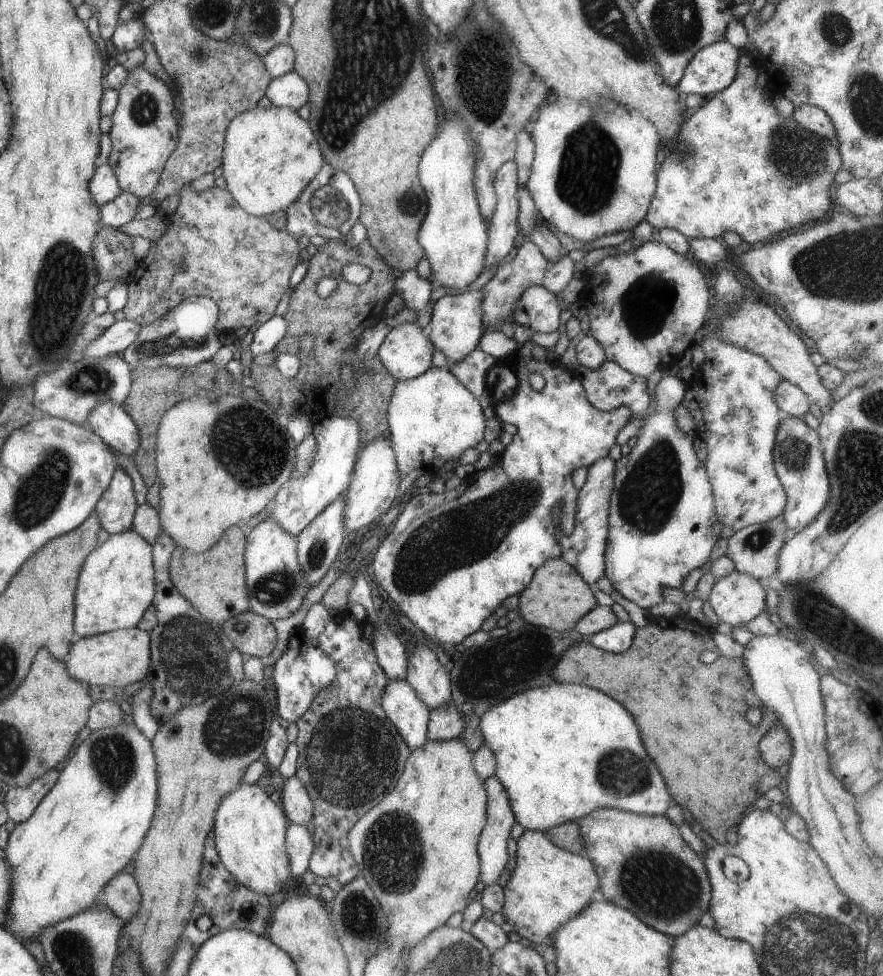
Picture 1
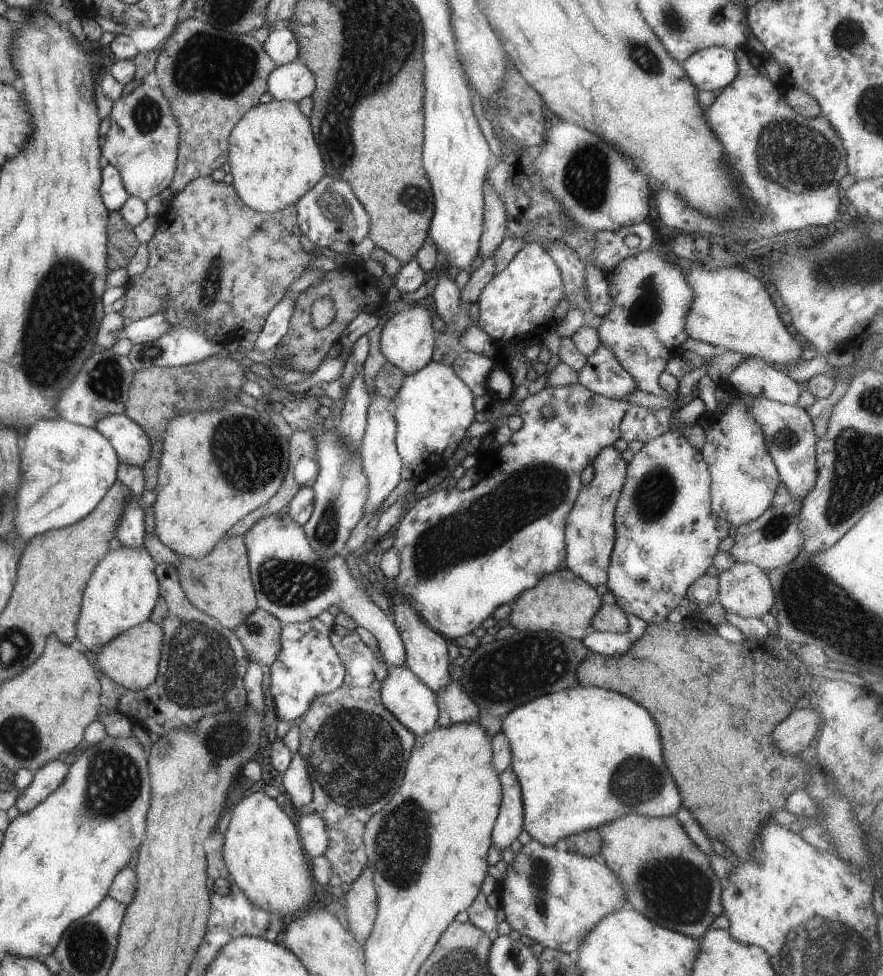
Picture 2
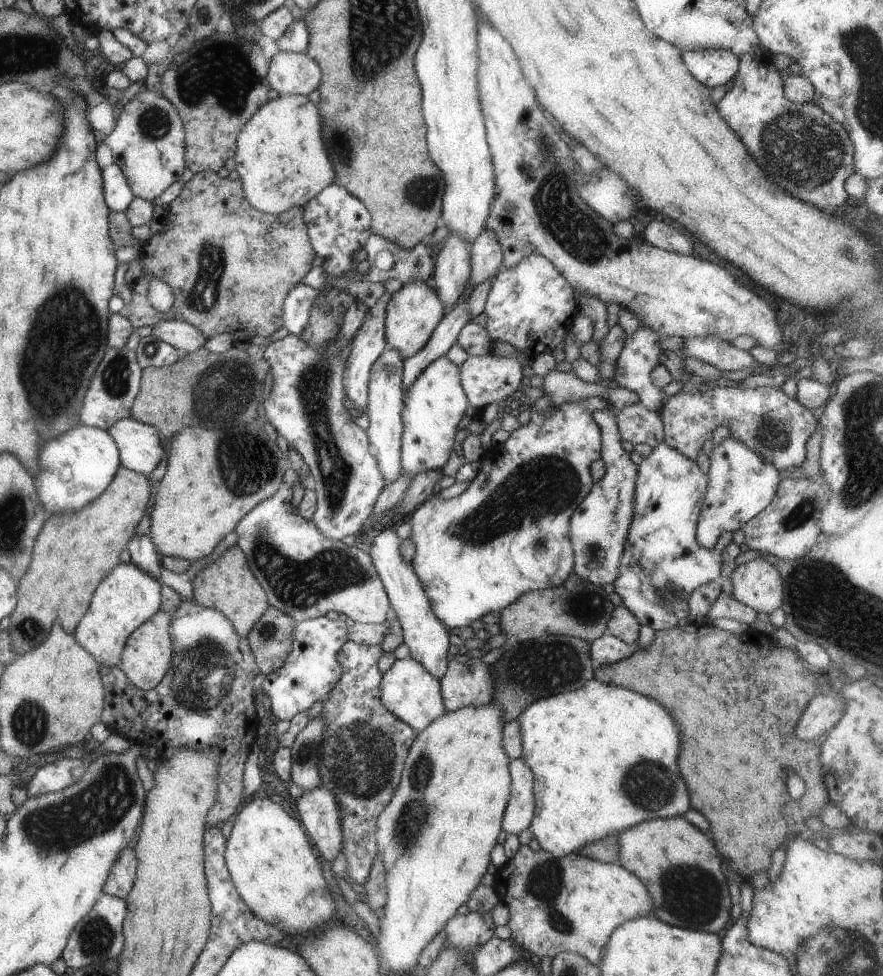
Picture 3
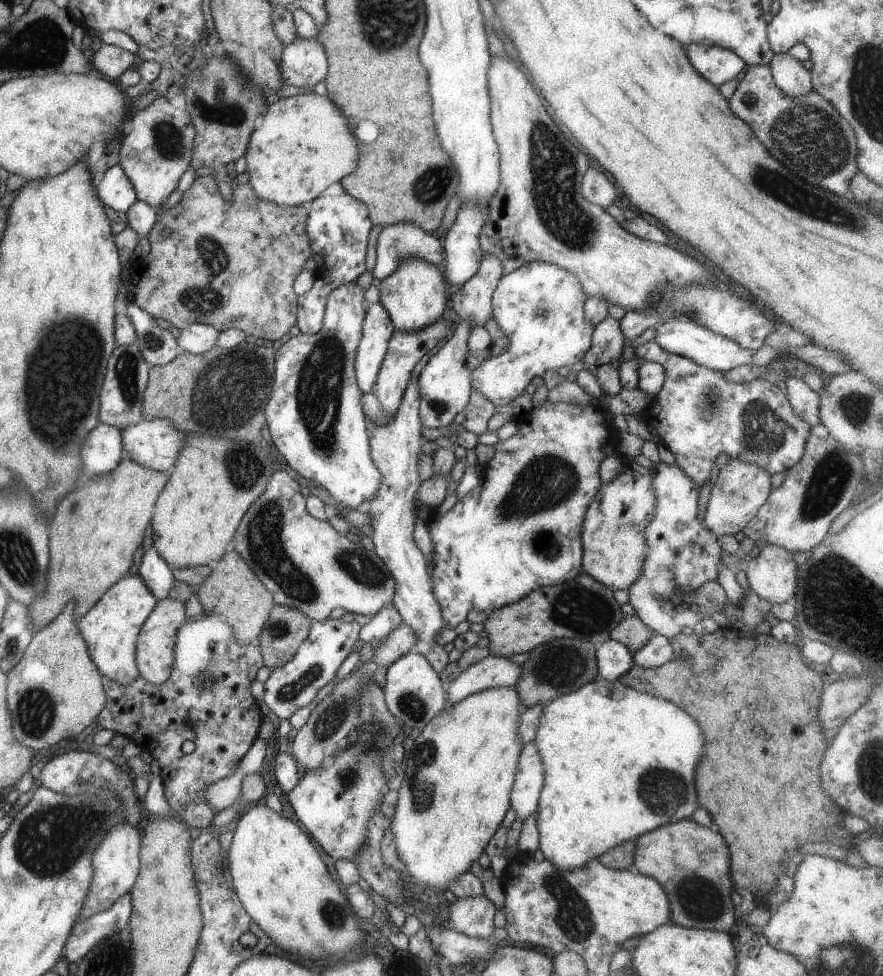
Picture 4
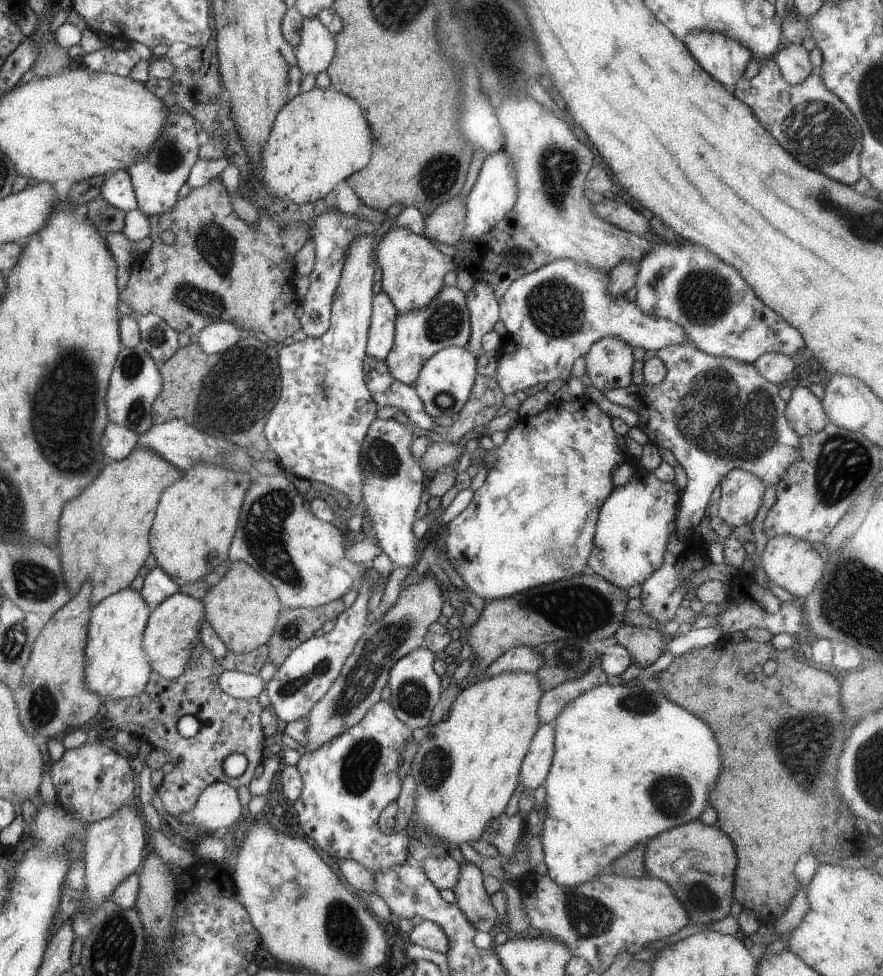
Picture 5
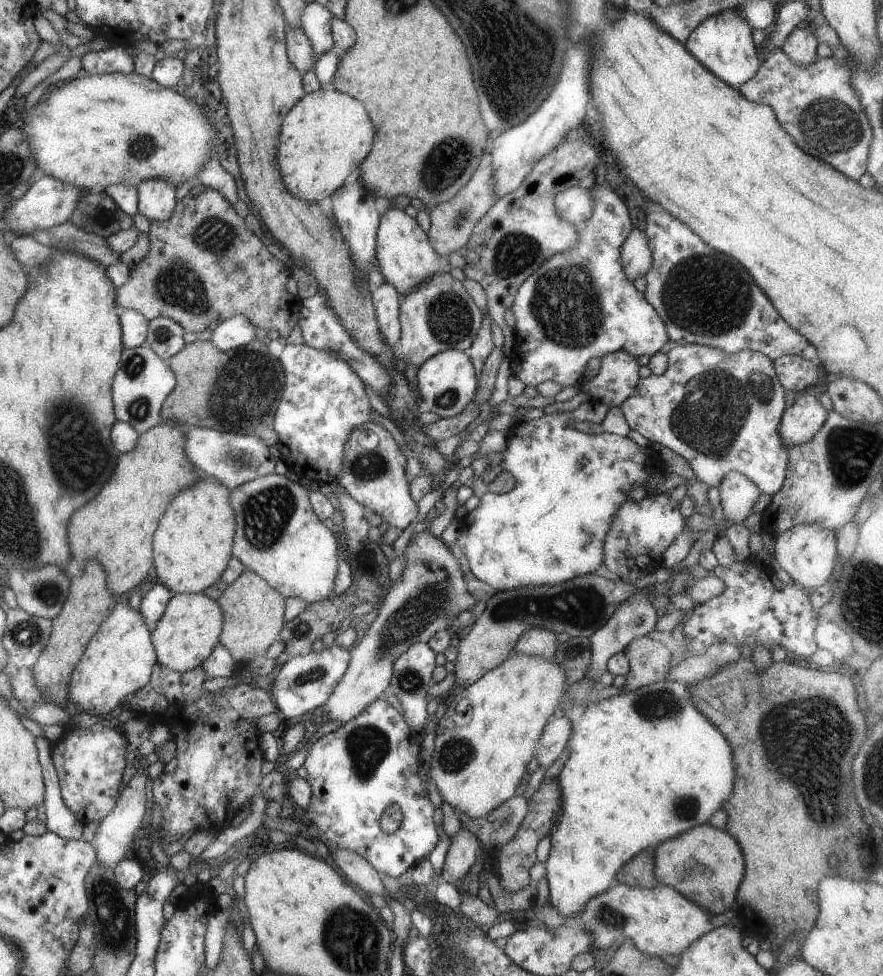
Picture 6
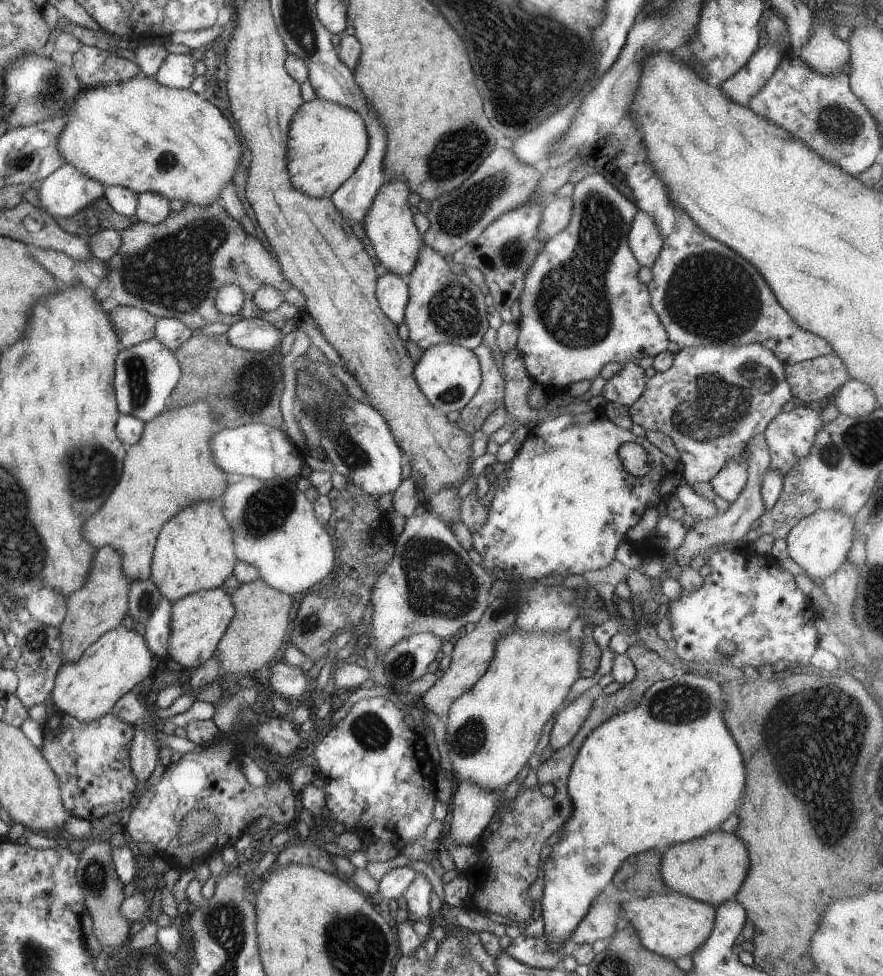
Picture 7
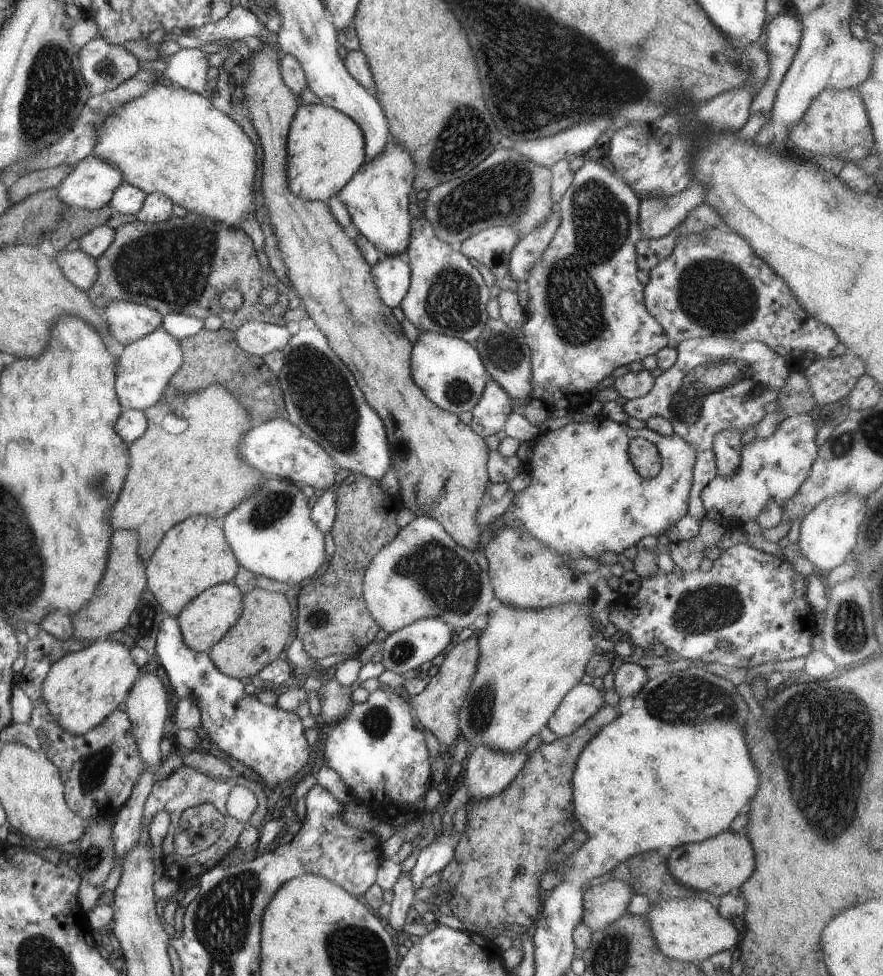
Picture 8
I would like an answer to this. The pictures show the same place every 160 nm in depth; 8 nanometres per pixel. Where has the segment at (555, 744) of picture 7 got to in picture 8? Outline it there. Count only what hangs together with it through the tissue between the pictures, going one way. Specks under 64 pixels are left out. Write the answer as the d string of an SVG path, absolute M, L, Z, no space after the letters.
M577 682L563 695L545 726L558 737L571 734L605 704L602 693L597 684L584 685Z

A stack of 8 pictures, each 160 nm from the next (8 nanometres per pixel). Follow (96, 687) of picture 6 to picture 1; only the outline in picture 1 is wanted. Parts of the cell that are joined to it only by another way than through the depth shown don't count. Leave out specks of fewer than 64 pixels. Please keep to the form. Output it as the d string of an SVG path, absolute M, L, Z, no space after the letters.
M132 528L109 535L81 565L74 594L72 640L136 626L155 592L152 546Z

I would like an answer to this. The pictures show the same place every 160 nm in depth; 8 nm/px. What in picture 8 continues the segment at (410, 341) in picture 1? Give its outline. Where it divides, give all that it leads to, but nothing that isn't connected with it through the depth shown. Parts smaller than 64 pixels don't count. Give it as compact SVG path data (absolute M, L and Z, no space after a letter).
M393 138L384 144L379 154L376 154L370 161L363 161L361 166L353 173L353 176L339 189L336 198L343 204L349 213L351 222L356 230L375 246L380 255L392 255L404 253L406 249L409 233L411 216L408 211L409 201L407 194L412 189L412 180L416 168L406 146L396 143Z

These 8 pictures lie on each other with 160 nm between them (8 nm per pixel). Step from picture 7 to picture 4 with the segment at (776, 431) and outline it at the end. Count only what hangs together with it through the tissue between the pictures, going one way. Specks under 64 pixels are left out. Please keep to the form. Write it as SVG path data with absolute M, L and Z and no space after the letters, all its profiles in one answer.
M790 376L786 380L785 392L791 408L802 421L810 427L820 423L818 393L811 391L801 377Z

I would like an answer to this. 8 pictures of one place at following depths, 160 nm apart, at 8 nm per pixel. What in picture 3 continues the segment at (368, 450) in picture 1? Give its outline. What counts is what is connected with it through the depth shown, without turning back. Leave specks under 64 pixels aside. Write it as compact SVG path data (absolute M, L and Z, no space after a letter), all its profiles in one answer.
M385 350L385 352L379 354L371 365L367 383L368 395L365 413L368 416L369 423L365 432L369 444L377 450L375 460L385 484L392 483L402 473L400 468L400 438L402 435L400 412L404 405L404 394L401 388L403 361L404 359L398 353L398 350Z

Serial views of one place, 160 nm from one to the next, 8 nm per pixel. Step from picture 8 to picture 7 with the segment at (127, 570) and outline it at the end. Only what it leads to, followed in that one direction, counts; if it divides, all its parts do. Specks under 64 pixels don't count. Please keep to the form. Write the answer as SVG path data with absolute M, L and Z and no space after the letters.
M109 545L96 547L85 582L66 598L66 613L58 626L62 664L75 662L99 636L121 625L128 614L130 582L122 571L122 554Z

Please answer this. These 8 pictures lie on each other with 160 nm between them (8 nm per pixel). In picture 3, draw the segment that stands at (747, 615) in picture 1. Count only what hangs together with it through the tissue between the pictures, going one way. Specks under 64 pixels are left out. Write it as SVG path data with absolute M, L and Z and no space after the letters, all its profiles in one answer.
M761 556L739 564L730 580L731 596L756 613L769 614L781 604L781 578L775 566Z

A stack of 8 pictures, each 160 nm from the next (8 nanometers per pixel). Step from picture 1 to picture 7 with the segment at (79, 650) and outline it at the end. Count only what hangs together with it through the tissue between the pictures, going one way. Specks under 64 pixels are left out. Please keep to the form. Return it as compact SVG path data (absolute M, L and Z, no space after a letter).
M221 587L200 590L181 597L171 605L167 656L185 670L203 664L215 652L216 644L223 636L233 615L234 606L230 595Z

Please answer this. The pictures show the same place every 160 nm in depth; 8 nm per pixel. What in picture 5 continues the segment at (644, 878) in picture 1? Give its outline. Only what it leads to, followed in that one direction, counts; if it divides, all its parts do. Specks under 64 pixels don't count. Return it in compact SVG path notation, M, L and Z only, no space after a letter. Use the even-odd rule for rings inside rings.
M686 822L668 831L663 831L653 838L643 842L643 872L665 882L670 886L675 898L681 902L686 910L689 924L709 924L715 920L725 918L731 906L732 890L734 885L735 852L731 840L715 826L705 826L701 822ZM687 852L697 854L697 866L685 864L685 874L673 872L673 862L683 858ZM687 872L699 872L699 876L707 876L707 880L687 880Z

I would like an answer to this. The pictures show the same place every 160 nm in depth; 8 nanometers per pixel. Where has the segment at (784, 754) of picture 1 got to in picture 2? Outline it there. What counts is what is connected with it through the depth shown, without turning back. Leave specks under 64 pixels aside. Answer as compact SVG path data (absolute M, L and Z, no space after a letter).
M813 704L793 709L773 730L775 744L786 754L800 753L821 728L820 714Z

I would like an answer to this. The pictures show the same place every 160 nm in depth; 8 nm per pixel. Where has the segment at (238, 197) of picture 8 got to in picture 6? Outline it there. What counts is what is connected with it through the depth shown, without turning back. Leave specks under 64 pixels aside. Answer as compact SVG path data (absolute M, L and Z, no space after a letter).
M81 73L75 79L59 83L53 86L47 94L33 105L29 110L19 113L18 117L23 118L23 132L25 133L30 153L36 162L36 166L41 168L45 174L54 176L67 184L88 190L93 184L107 185L127 185L136 188L141 181L160 179L167 181L174 187L180 186L182 182L192 180L203 168L204 163L210 156L216 155L220 150L215 150L215 142L218 132L208 121L206 114L196 105L191 98L187 98L184 93L177 93L171 87L164 87L157 84L150 77L136 75L135 73L101 73L98 75L87 75Z

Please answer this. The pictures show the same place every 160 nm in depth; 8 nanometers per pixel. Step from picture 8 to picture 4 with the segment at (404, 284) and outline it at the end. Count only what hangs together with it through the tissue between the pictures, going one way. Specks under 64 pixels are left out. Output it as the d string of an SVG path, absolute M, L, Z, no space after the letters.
M379 301L367 306L354 358L354 373L362 394L373 390L377 371L394 329L387 311Z

